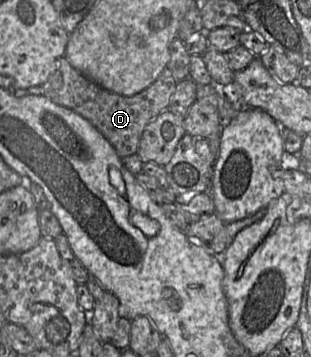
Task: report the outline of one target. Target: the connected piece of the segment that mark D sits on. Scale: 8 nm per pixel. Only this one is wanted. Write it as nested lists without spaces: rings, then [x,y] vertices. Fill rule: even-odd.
[[[63,56],[42,87],[43,96],[87,119],[114,147],[118,156],[124,158],[137,153],[145,126],[161,112],[169,109],[177,83],[170,69],[166,67],[147,89],[133,96],[122,96],[100,87],[73,68]]]

